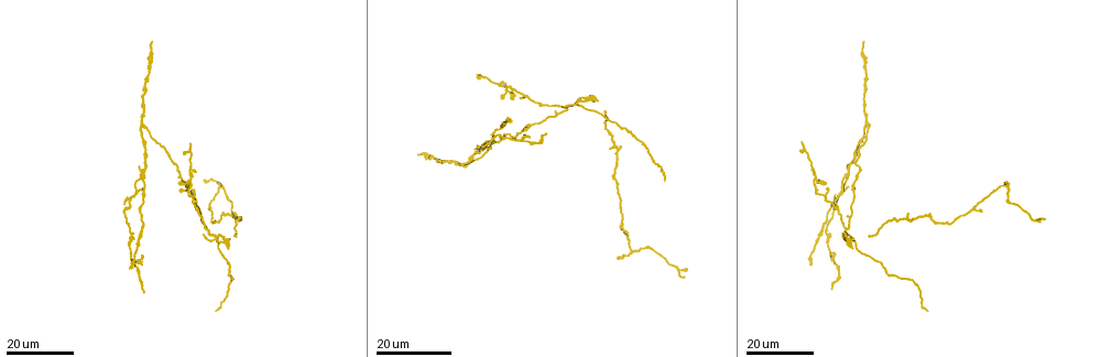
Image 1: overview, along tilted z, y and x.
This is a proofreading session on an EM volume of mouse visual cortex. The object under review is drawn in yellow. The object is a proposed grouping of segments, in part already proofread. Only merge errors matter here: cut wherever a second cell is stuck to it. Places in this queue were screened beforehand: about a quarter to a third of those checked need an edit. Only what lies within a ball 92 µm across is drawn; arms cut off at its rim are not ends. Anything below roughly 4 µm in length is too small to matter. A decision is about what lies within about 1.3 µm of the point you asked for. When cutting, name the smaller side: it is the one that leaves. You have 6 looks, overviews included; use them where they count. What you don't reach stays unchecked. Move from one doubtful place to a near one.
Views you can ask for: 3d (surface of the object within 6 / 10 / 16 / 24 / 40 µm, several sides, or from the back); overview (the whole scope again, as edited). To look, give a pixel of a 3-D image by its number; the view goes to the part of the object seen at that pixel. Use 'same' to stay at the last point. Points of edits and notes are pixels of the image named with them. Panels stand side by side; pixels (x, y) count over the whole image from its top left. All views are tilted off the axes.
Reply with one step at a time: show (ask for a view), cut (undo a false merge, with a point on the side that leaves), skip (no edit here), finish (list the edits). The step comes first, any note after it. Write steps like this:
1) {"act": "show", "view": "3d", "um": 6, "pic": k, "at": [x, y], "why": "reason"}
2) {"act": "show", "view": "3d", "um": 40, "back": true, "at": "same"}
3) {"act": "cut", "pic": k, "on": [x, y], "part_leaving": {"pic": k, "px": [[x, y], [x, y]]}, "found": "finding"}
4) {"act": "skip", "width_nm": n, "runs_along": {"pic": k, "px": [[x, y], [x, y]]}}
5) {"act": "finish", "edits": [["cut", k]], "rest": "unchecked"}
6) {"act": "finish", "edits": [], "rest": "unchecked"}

{"act": "show", "view": "3d", "um": 16, "pic": 1, "at": [866, 123], "why": "small branch off a trunk"}

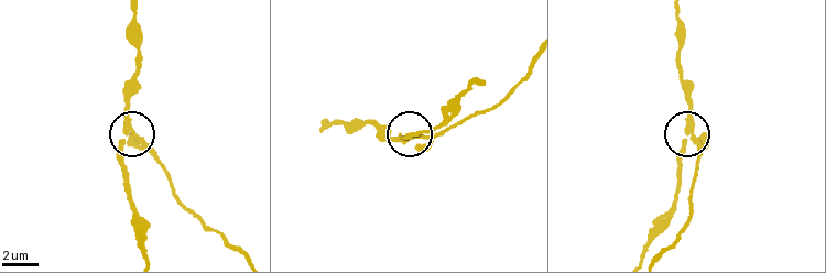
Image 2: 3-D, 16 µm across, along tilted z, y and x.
{"act": "show", "view": "3d", "um": 10, "pic": 2, "at": [686, 130], "why": "zoom in"}

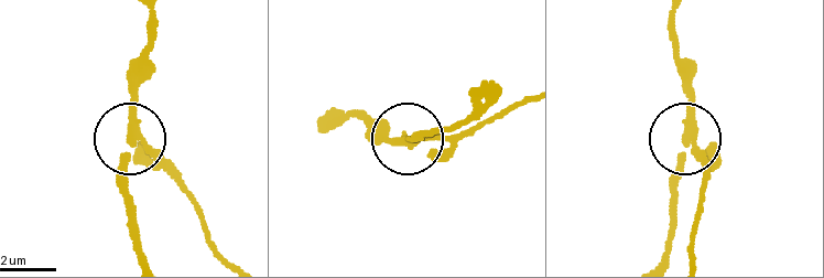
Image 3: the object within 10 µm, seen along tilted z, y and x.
{"act": "cut", "pic": 3, "on": [145, 163], "width_nm": 210, "part_leaving": {"pic": 3, "px": [[691, 132], [703, 188], [692, 259]]}, "found": "two cells meet here"}

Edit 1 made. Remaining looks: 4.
{"act": "show", "view": "3d", "um": 16, "pic": 1, "at": [146, 169], "why": "branch point"}

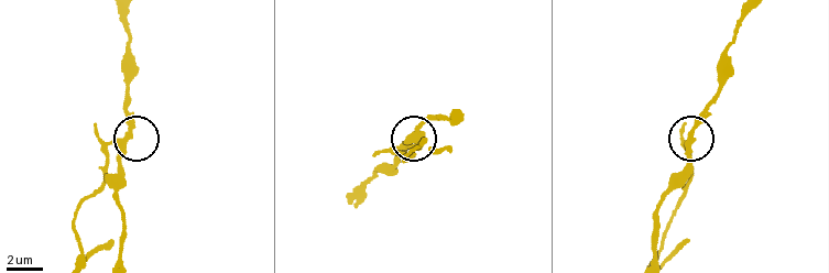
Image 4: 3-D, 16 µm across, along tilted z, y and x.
{"act": "show", "view": "3d", "um": 6, "pic": 4, "at": [688, 147]}

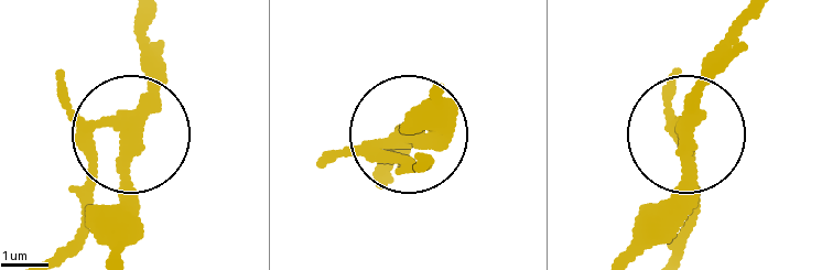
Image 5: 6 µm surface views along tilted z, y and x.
{"act": "cut", "pic": 5, "on": [84, 188], "arms": 3, "found": "two cells meet here"}

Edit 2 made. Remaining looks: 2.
{"act": "finish", "edits": [["cut", 3], ["cut", 5]], "rest": "unchecked"}

